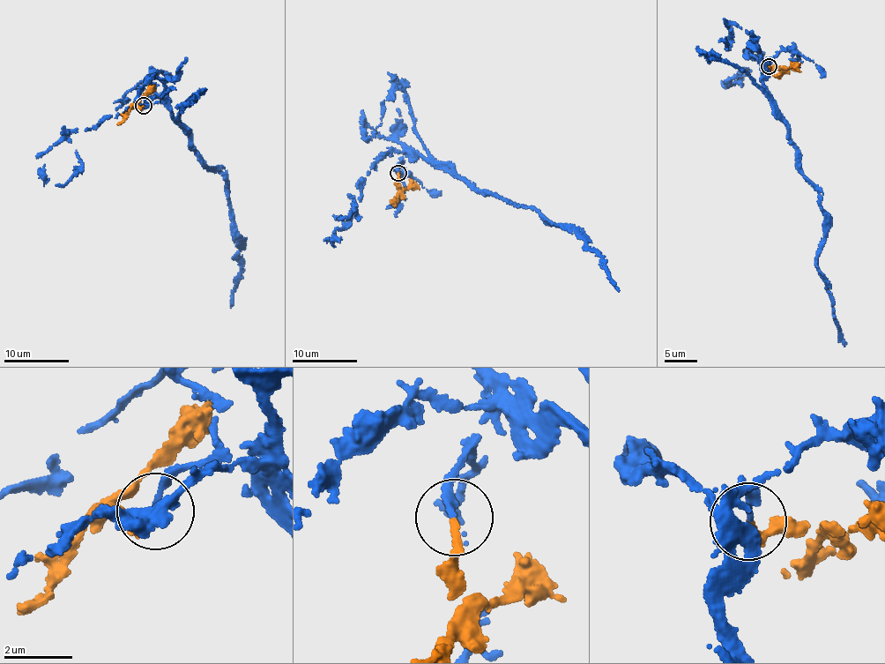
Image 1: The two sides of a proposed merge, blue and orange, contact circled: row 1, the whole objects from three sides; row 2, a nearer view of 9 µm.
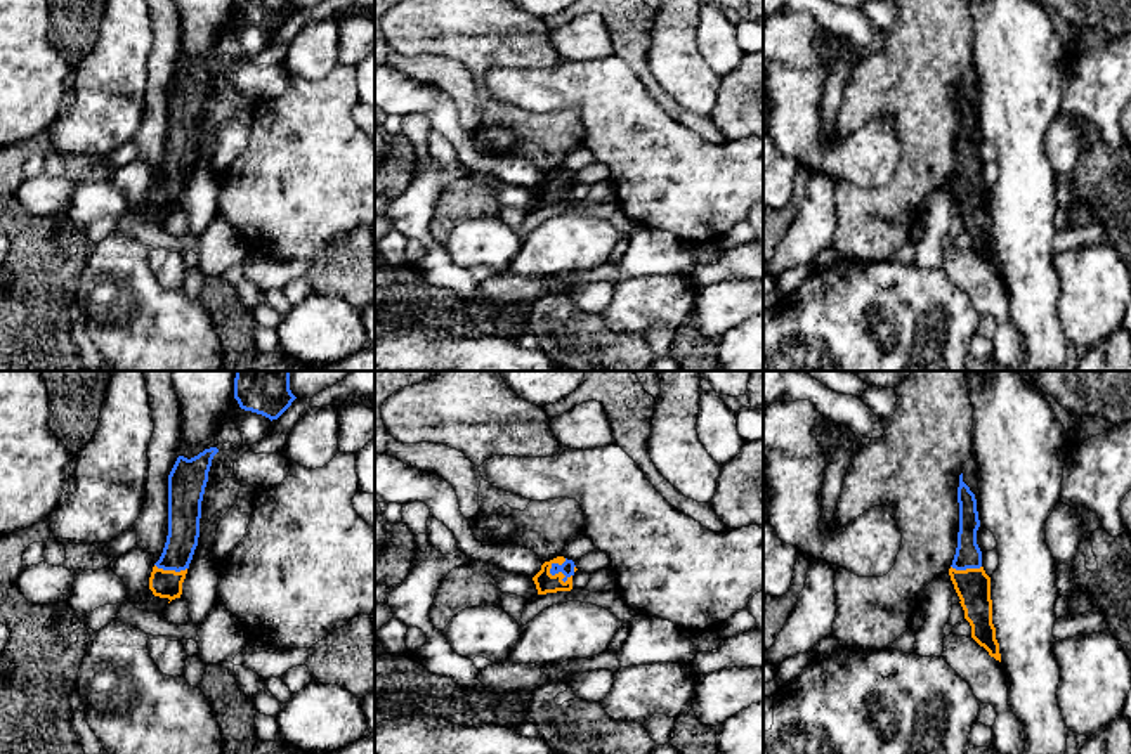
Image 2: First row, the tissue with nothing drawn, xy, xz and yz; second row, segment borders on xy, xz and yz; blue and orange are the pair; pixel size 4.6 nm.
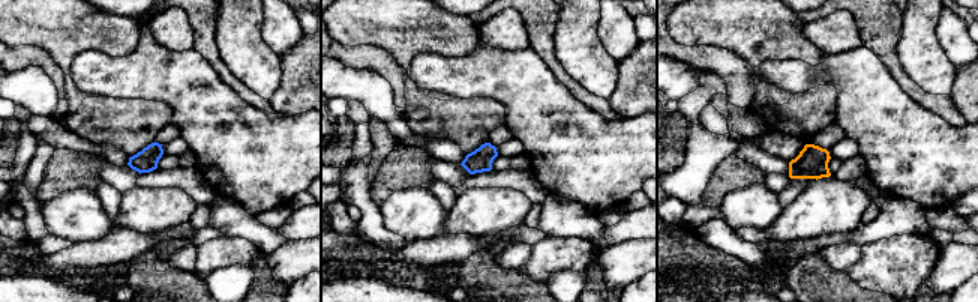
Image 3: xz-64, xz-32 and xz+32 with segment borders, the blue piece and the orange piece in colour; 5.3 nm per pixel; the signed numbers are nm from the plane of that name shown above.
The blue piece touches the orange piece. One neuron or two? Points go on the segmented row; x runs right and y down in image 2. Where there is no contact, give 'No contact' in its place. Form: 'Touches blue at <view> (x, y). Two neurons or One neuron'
Touches blue at xz (550, 572). One neuron

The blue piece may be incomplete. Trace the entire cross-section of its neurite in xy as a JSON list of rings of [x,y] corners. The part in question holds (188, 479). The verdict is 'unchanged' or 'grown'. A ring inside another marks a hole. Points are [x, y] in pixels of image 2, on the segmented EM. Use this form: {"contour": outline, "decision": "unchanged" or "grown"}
{"contour": [[[217,447],[187,459],[179,456],[168,475],[168,536],[154,563],[149,589],[154,596],[180,598],[182,582],[199,537],[201,501]]], "decision": "grown"}

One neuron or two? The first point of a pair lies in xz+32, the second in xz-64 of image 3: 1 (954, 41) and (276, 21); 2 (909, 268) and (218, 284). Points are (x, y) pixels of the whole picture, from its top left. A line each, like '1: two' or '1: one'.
1: one
2: two

